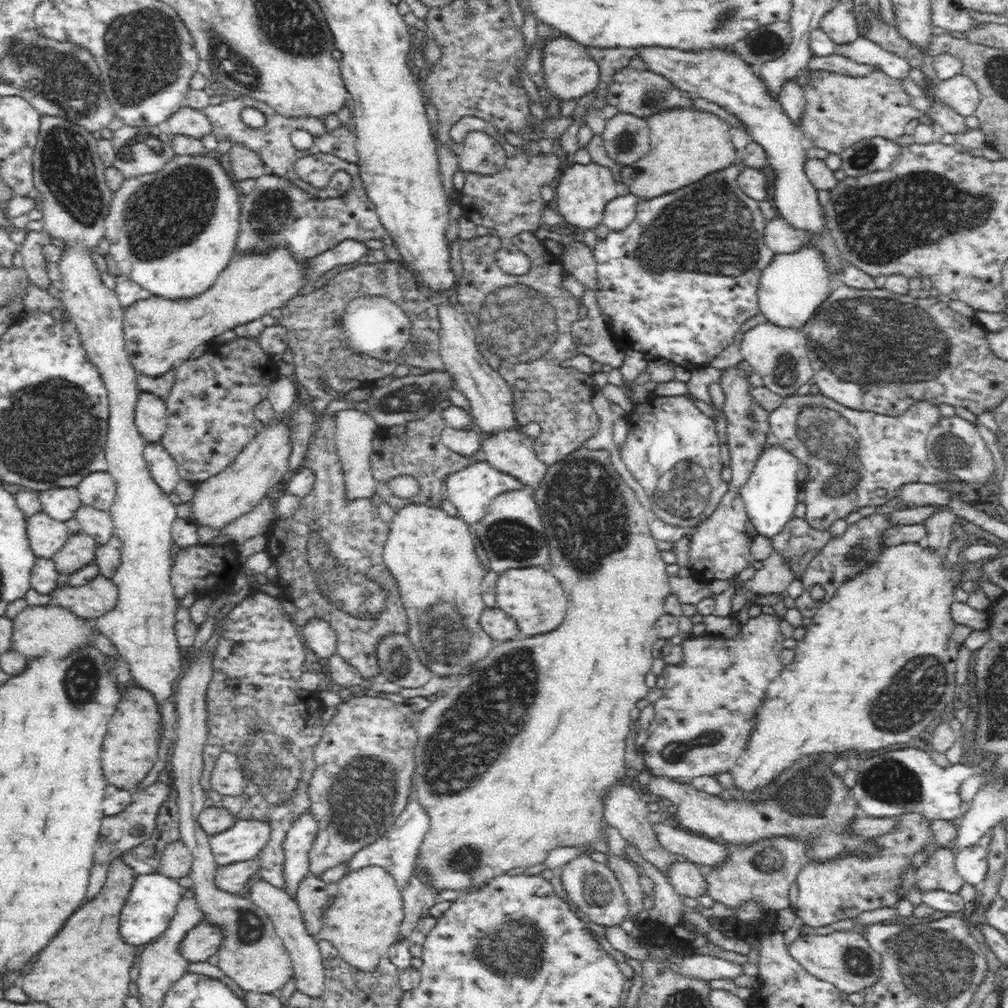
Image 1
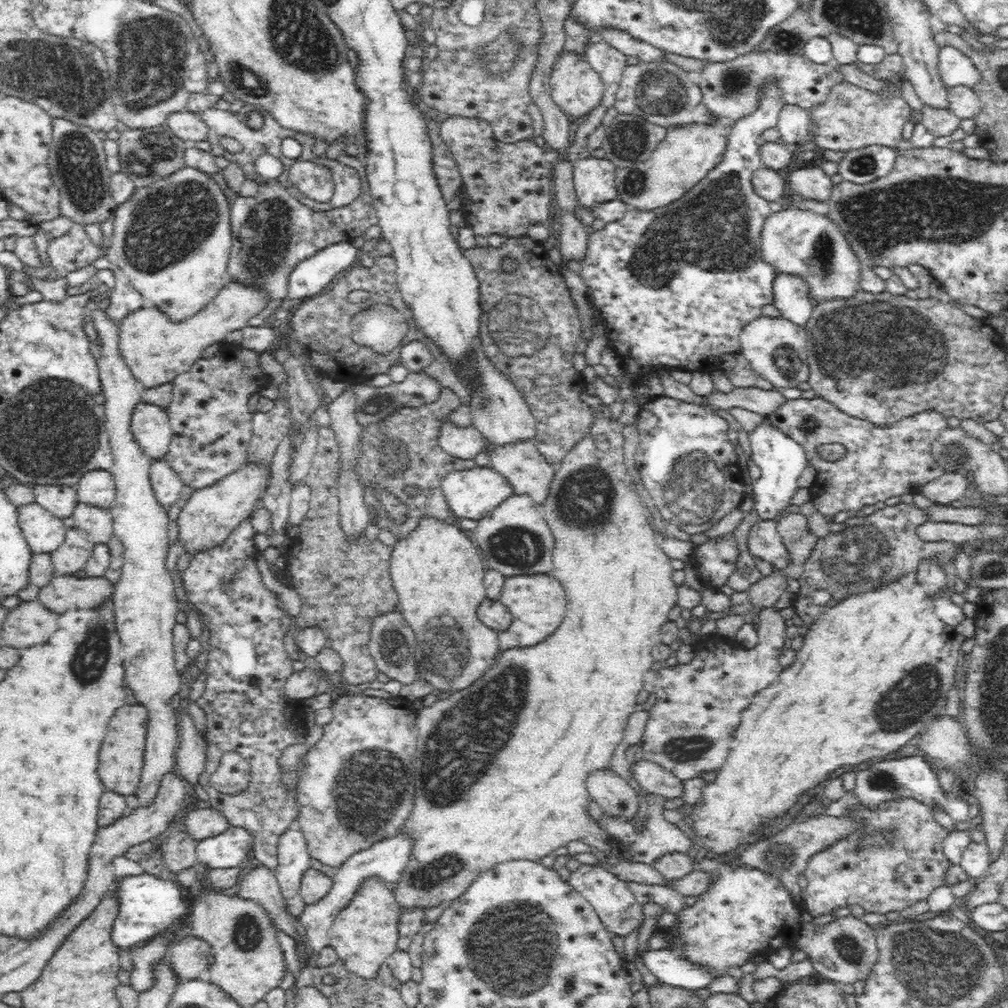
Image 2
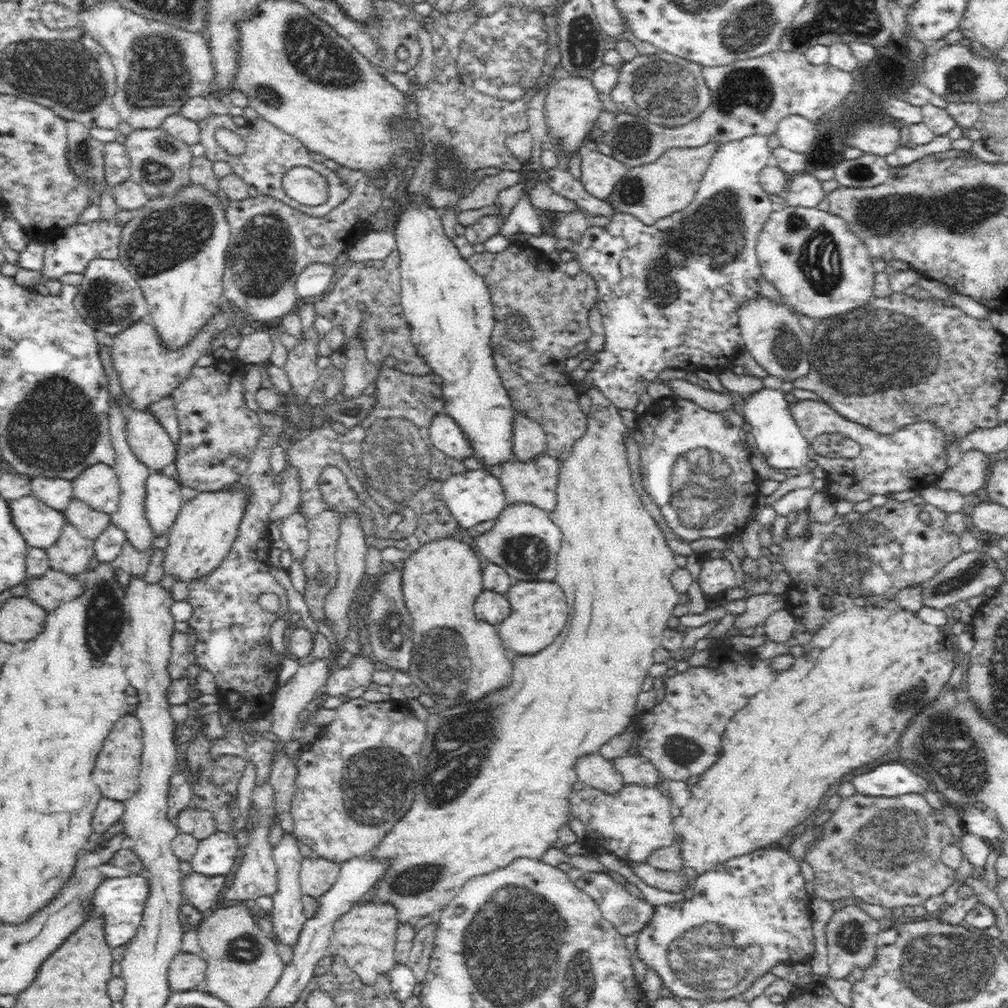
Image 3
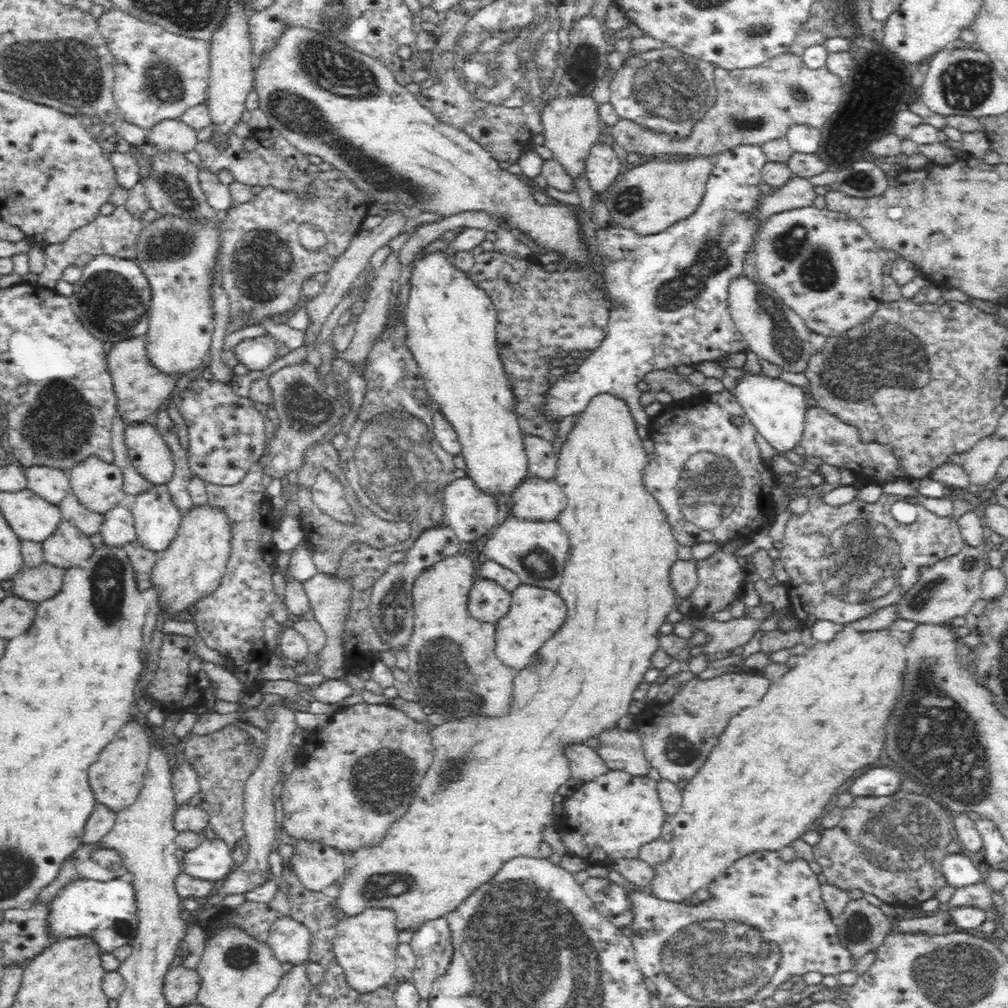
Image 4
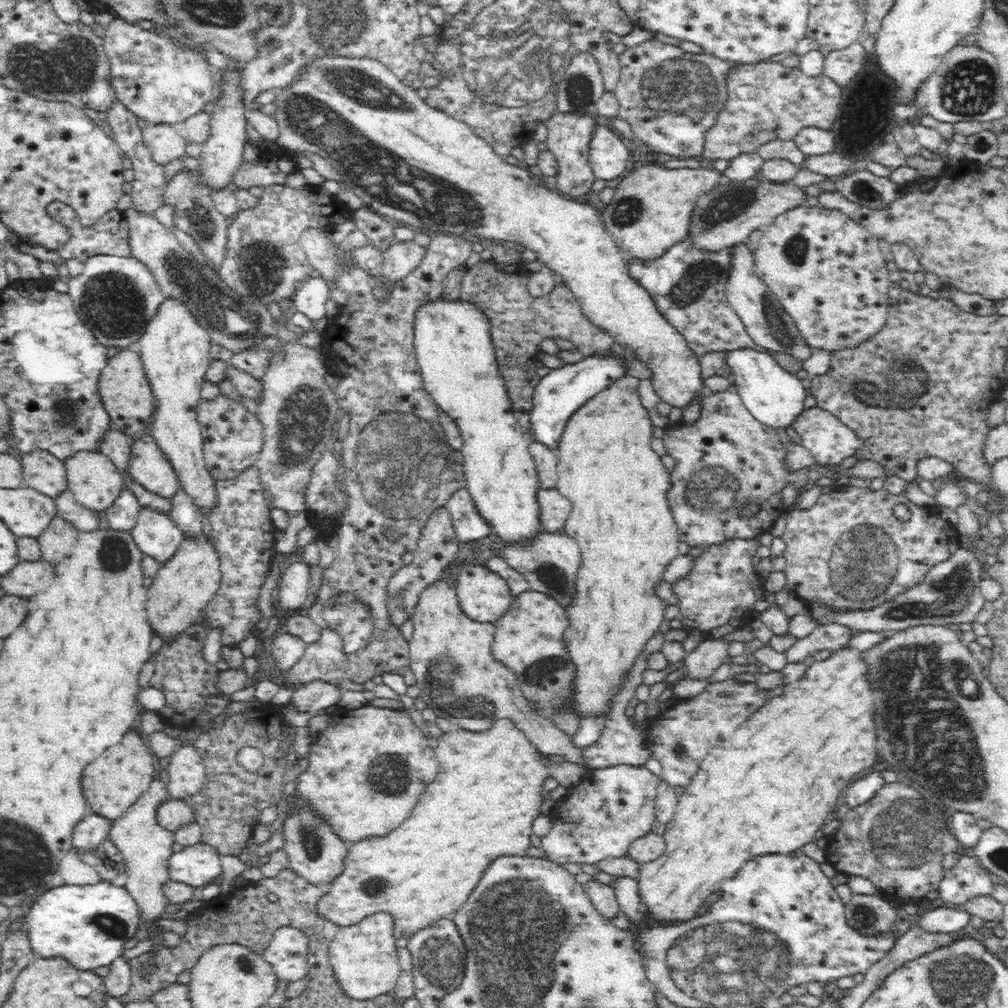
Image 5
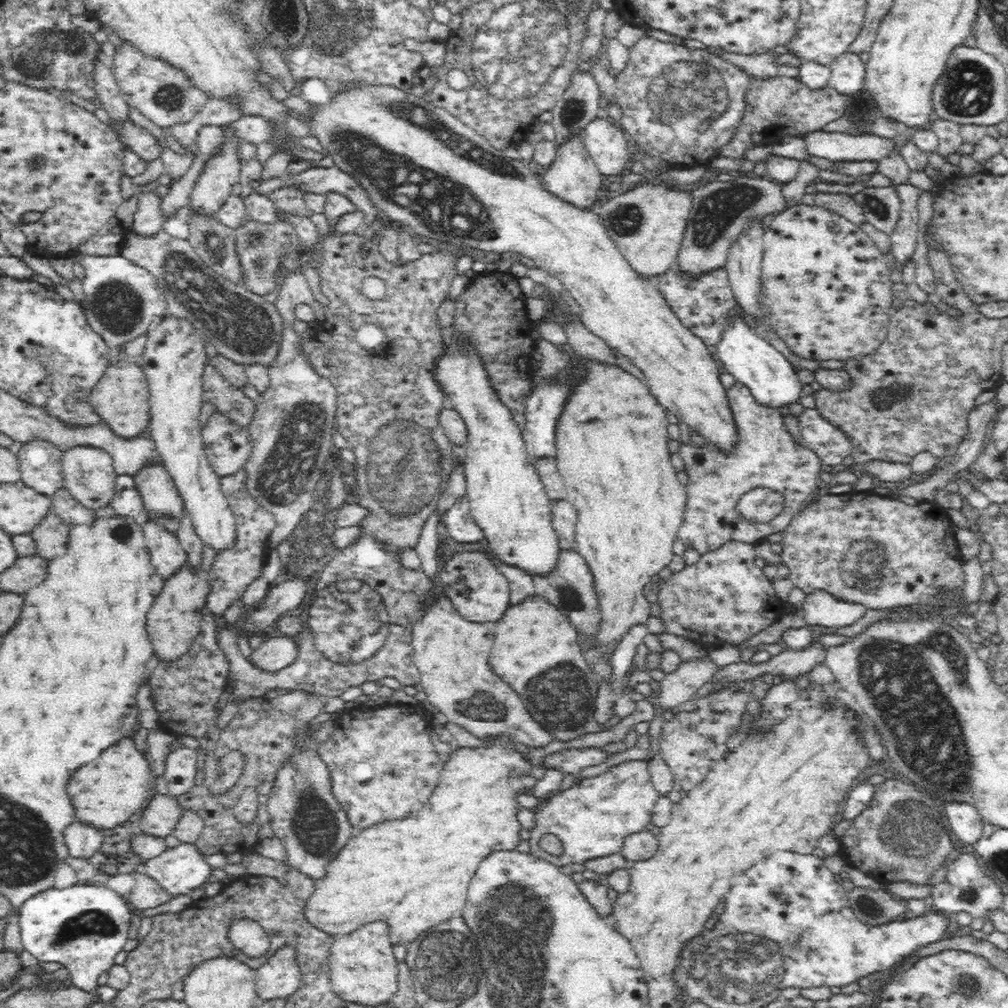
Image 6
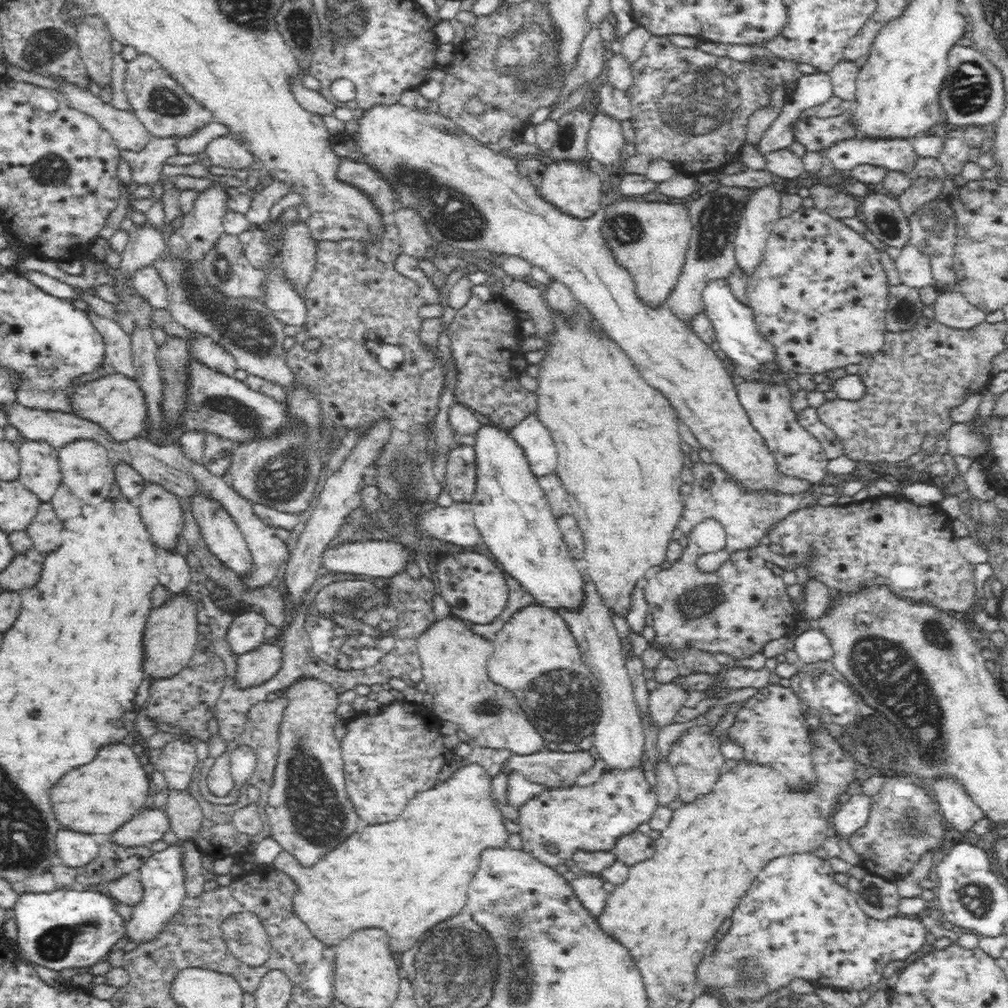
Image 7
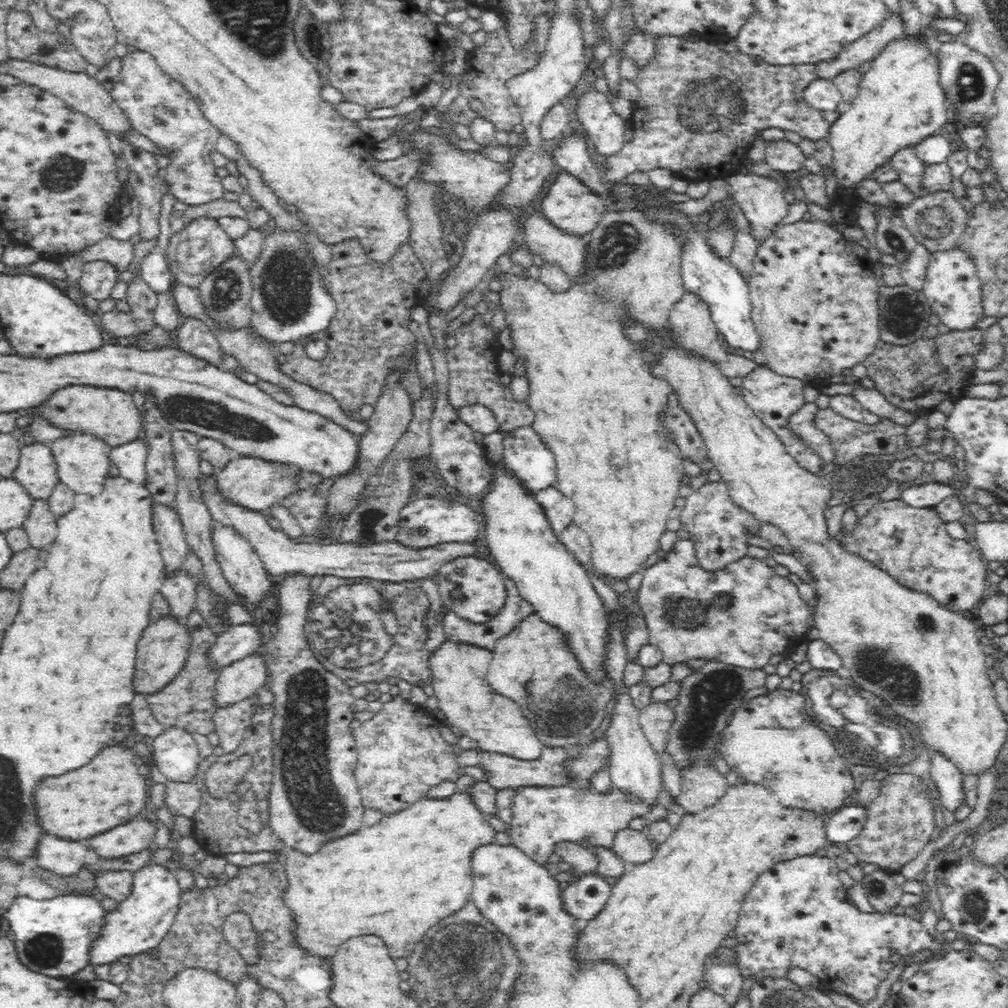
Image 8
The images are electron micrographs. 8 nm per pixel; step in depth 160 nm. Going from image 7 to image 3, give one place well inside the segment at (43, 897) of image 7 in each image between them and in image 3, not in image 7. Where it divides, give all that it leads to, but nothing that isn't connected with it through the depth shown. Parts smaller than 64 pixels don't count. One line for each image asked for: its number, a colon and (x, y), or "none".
3: (119, 901)
4: (104, 912)
5: (88, 925)
6: (83, 927)

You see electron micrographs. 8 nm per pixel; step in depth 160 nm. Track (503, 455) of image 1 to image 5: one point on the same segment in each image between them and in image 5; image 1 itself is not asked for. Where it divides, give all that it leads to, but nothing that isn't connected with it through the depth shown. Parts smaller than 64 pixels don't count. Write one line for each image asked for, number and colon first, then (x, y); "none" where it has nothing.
2: (528, 472)
3: (536, 484)
4: (538, 500)
5: (555, 509)

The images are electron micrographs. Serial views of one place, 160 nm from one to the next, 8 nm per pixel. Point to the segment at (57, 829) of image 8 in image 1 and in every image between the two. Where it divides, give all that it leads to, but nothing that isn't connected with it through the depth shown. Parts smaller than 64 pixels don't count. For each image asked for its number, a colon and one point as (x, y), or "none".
1: (129, 751)
2: (120, 763)
3: (117, 771)
4: (116, 779)
5: (111, 786)
6: (114, 789)
7: (98, 798)

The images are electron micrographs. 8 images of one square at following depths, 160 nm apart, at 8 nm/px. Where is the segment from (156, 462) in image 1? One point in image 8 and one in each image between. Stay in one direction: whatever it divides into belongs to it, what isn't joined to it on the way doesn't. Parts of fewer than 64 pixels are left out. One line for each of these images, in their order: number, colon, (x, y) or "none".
2: (167, 486)
3: (163, 503)
4: (157, 522)
5: (155, 534)
6: (167, 557)
7: (175, 575)
8: (180, 591)

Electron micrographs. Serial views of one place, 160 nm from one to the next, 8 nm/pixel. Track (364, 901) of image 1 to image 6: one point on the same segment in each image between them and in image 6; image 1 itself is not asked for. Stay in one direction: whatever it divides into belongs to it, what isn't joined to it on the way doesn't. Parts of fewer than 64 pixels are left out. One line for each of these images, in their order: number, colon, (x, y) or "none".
2: (365, 934)
3: (365, 935)
4: (365, 946)
5: (363, 957)
6: (362, 969)

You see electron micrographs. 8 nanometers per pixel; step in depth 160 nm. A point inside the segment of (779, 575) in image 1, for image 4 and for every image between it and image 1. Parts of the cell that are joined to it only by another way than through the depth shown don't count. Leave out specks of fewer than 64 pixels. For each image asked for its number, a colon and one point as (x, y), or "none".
2: (765, 593)
3: (759, 607)
4: (726, 636)

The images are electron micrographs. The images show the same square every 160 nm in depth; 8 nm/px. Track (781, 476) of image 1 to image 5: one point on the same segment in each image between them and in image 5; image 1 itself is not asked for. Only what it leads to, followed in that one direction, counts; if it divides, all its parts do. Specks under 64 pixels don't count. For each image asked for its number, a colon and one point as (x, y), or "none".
2: (781, 459)
3: (778, 437)
4: (777, 408)
5: (775, 397)

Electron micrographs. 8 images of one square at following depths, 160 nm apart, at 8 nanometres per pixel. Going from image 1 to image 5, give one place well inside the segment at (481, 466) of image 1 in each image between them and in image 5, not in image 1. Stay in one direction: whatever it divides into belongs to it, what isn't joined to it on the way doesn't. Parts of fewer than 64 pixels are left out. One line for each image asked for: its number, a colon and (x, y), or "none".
2: (474, 494)
3: (471, 497)
4: (470, 514)
5: (468, 526)

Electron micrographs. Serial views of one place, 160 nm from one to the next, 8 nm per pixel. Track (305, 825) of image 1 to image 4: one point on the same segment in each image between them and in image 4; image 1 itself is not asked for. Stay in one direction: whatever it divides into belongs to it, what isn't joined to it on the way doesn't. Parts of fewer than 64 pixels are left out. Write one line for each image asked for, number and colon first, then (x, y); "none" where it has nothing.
2: (293, 859)
3: (287, 918)
4: (288, 940)

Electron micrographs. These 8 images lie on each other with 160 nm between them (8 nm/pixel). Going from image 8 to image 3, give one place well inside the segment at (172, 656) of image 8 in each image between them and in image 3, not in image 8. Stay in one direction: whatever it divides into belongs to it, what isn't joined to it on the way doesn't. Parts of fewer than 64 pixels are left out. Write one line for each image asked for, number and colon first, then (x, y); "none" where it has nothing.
3: (201, 538)
4: (192, 567)
5: (184, 586)
6: (174, 620)
7: (170, 637)

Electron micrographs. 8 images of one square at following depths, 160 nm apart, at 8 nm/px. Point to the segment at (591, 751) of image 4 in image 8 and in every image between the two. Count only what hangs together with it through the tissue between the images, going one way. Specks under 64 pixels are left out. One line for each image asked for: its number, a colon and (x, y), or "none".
5: (450, 655)
6: (452, 654)
7: (454, 661)
8: (459, 672)

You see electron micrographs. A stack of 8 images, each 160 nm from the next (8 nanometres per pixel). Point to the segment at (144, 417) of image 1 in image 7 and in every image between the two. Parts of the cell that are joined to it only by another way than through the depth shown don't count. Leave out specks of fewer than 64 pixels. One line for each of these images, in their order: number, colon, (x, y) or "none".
2: (150, 427)
3: (150, 443)
4: (148, 452)
5: (148, 466)
6: (161, 500)
7: (161, 512)

